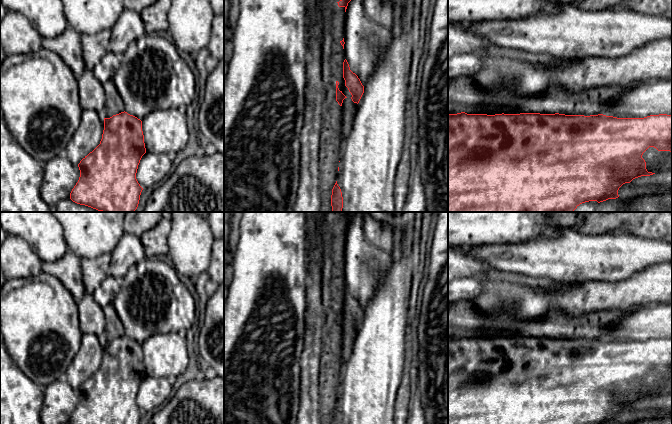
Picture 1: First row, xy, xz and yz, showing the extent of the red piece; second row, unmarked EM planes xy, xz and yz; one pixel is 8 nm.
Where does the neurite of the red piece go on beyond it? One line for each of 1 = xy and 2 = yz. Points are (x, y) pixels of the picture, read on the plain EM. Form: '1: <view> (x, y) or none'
1: none
2: none

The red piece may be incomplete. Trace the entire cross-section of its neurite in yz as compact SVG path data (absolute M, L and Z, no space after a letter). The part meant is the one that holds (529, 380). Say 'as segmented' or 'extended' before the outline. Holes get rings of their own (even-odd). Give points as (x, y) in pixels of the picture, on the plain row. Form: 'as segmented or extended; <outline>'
as segmented; M465 336L457 338L448 338L448 424L608 424L619 421L618 414L625 408L630 407L633 403L641 400L650 400L655 397L648 396L646 386L642 382L643 377L649 372L654 371L658 375L672 376L672 339L659 338L650 339L644 342L617 342L613 340L598 339L565 339L565 338L540 338L540 337L520 337L520 338L467 338Z

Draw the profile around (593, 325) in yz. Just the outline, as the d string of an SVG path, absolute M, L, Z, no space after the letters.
M633 306L627 310L596 311L582 316L559 315L552 322L544 319L531 321L519 320L520 337L598 339L610 332L608 325L627 316Z

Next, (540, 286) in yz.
M530 280L531 286L539 293L545 293L548 291L566 290L567 284L556 284L552 282L546 282L542 280Z

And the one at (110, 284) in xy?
M108 275L93 292L92 296L96 303L103 308L113 302L116 294L120 290L120 286L120 279Z

